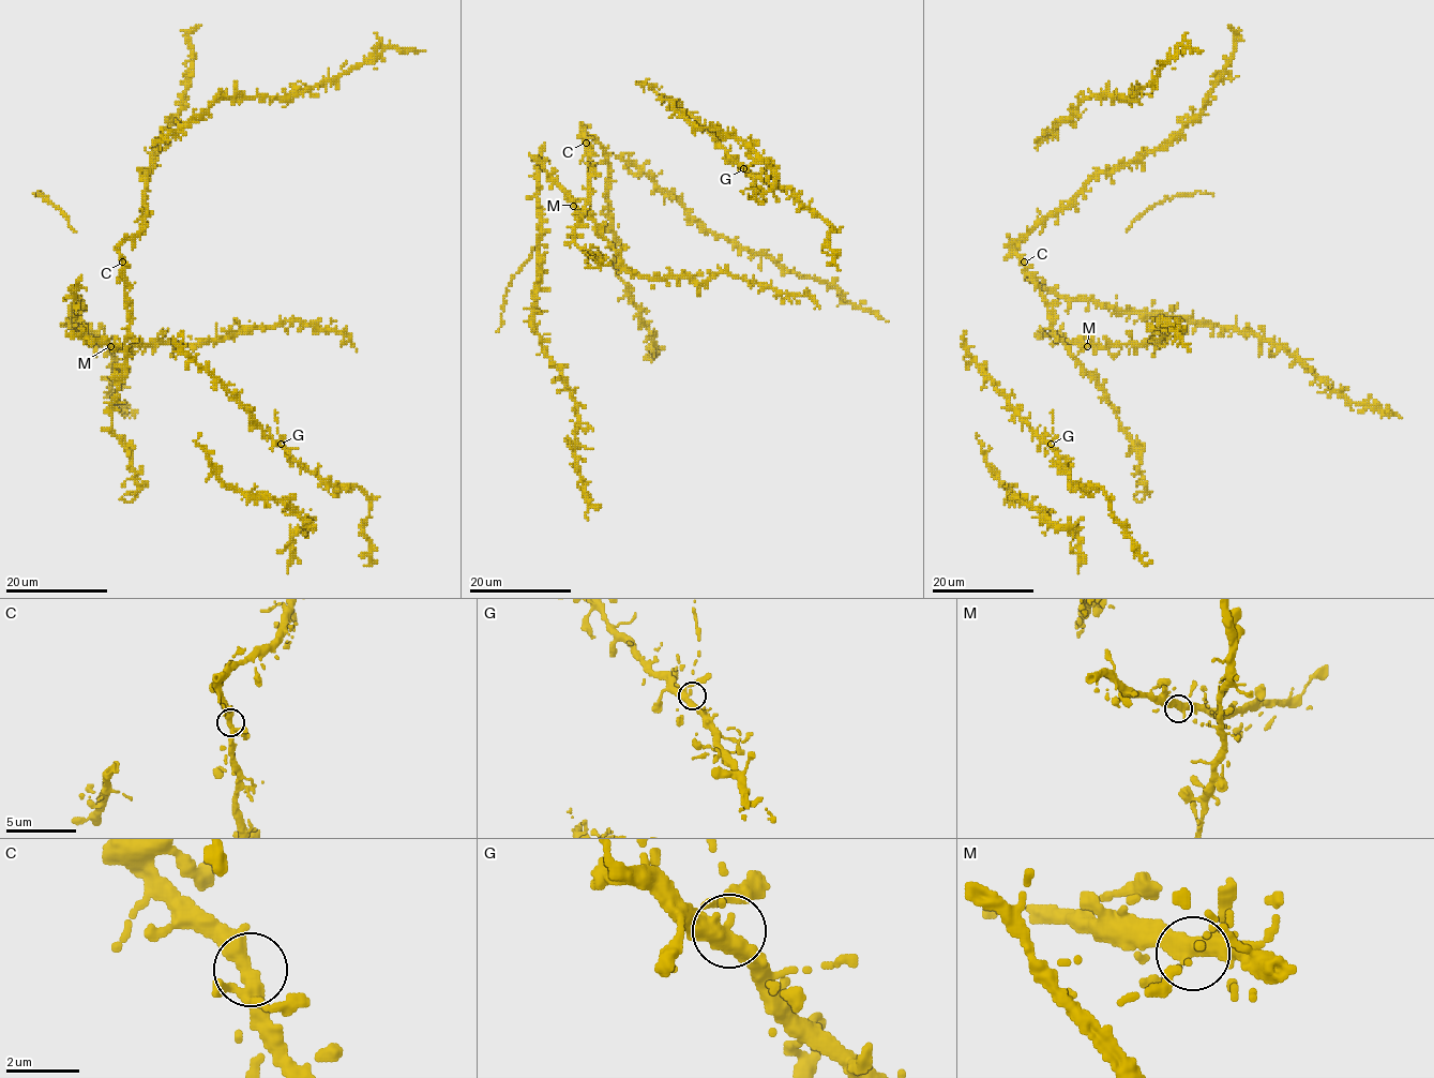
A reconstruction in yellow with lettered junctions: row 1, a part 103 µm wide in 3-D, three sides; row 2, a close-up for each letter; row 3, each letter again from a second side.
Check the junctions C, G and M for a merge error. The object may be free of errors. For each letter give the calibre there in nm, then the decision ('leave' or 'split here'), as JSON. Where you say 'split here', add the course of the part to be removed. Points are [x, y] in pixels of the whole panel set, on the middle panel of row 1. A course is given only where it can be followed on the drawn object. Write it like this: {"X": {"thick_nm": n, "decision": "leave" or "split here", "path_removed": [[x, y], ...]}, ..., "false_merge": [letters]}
{"C": {"thick_nm": 320, "decision": "leave"}, "G": {"thick_nm": 320, "decision": "leave"}, "M": {"thick_nm": 320, "decision": "leave"}, "false_merge": []}

